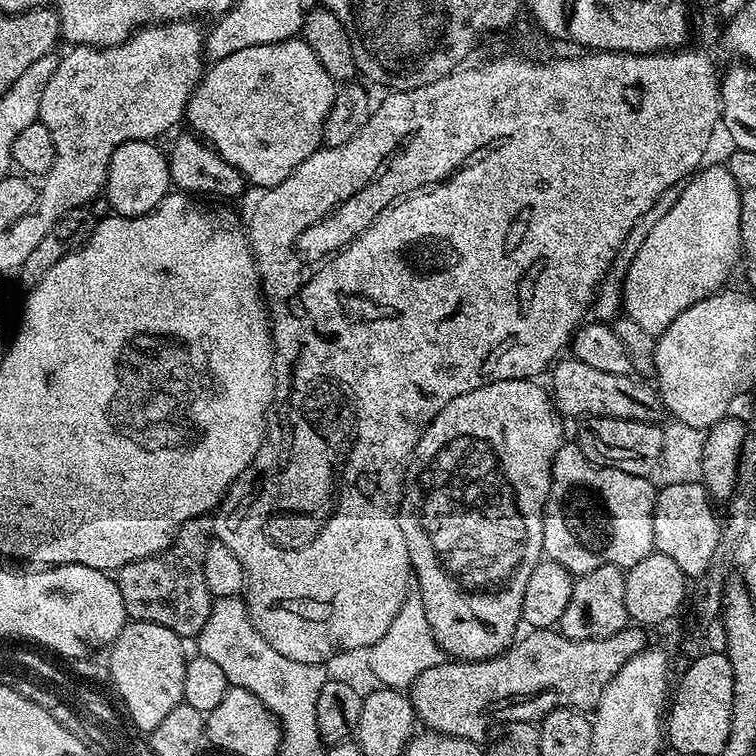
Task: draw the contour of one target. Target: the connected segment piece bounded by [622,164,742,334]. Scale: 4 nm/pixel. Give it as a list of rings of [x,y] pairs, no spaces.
[[[724,164],[701,167],[689,179],[687,191],[681,194],[678,202],[658,221],[658,226],[647,235],[642,243],[642,250],[638,251],[630,263],[623,289],[623,311],[626,316],[638,322],[643,330],[659,334],[682,314],[694,302],[706,298],[712,292],[719,292],[725,287],[724,279],[732,268],[732,259],[736,251],[741,251],[740,231],[738,230],[738,214],[740,213],[740,190],[730,178]]]

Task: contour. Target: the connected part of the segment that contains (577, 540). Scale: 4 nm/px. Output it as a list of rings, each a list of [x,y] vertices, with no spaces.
[[[566,442],[558,450],[552,463],[552,485],[544,507],[542,542],[544,556],[566,566],[573,577],[584,576],[598,566],[618,566],[630,569],[654,550],[654,506],[657,489],[647,476],[626,474],[622,470],[604,468],[601,464],[591,464],[582,454],[579,443]]]

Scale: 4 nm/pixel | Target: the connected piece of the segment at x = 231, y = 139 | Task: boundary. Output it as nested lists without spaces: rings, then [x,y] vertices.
[[[293,38],[278,42],[270,42],[268,45],[249,46],[244,50],[236,50],[229,57],[215,61],[201,75],[200,82],[197,84],[192,96],[188,99],[188,110],[186,113],[186,124],[189,124],[191,131],[199,136],[201,140],[212,145],[220,157],[226,162],[230,162],[232,166],[244,175],[245,181],[249,185],[257,184],[260,190],[267,190],[278,186],[286,178],[290,178],[290,174],[298,166],[302,166],[302,162],[306,162],[306,158],[310,158],[310,154],[314,154],[322,146],[324,138],[324,123],[330,114],[330,106],[334,102],[338,91],[337,81],[333,80],[330,74],[326,74],[326,66],[322,66],[322,62],[318,62],[318,58],[314,54],[314,50],[310,50],[310,46],[302,38]]]

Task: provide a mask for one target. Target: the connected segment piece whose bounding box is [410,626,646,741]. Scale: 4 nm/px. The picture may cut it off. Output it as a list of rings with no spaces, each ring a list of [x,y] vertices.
[[[629,626],[606,638],[575,640],[566,638],[556,628],[534,628],[527,633],[529,636],[525,640],[517,639],[500,656],[471,662],[443,662],[424,670],[410,687],[412,709],[416,711],[417,721],[425,729],[438,732],[442,736],[460,736],[463,740],[475,741],[481,739],[492,704],[500,704],[500,716],[508,724],[519,720],[539,722],[546,714],[559,708],[592,710],[599,704],[600,695],[614,678],[614,674],[618,674],[618,670],[622,670],[626,662],[644,651],[644,632],[643,627]]]

